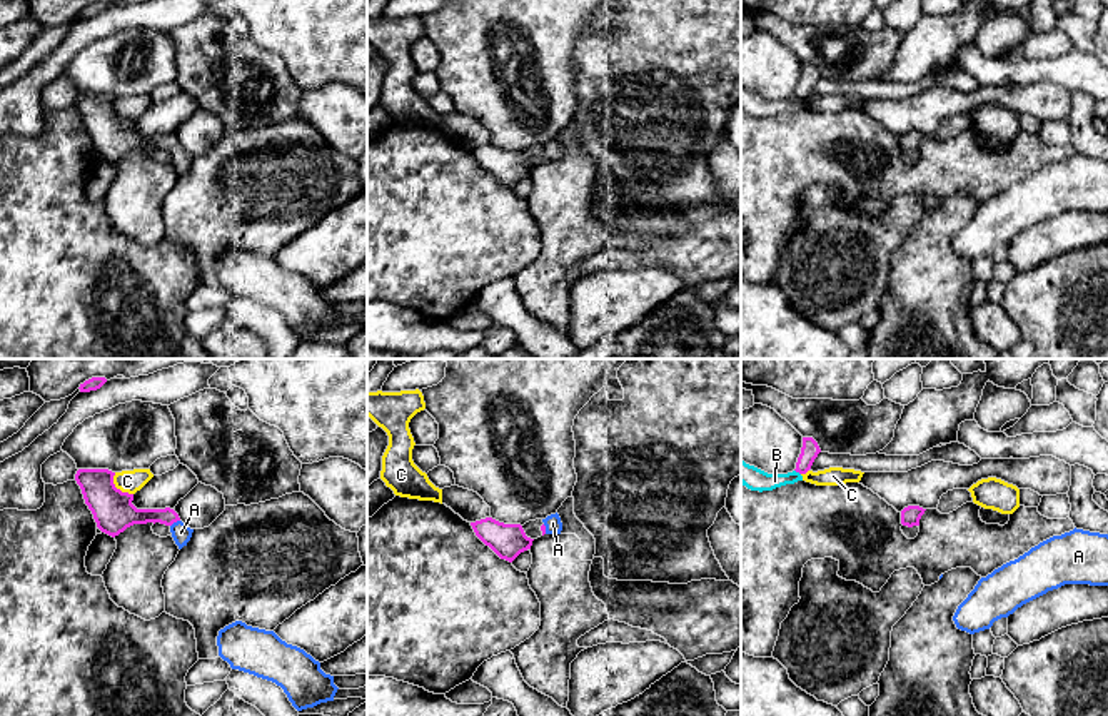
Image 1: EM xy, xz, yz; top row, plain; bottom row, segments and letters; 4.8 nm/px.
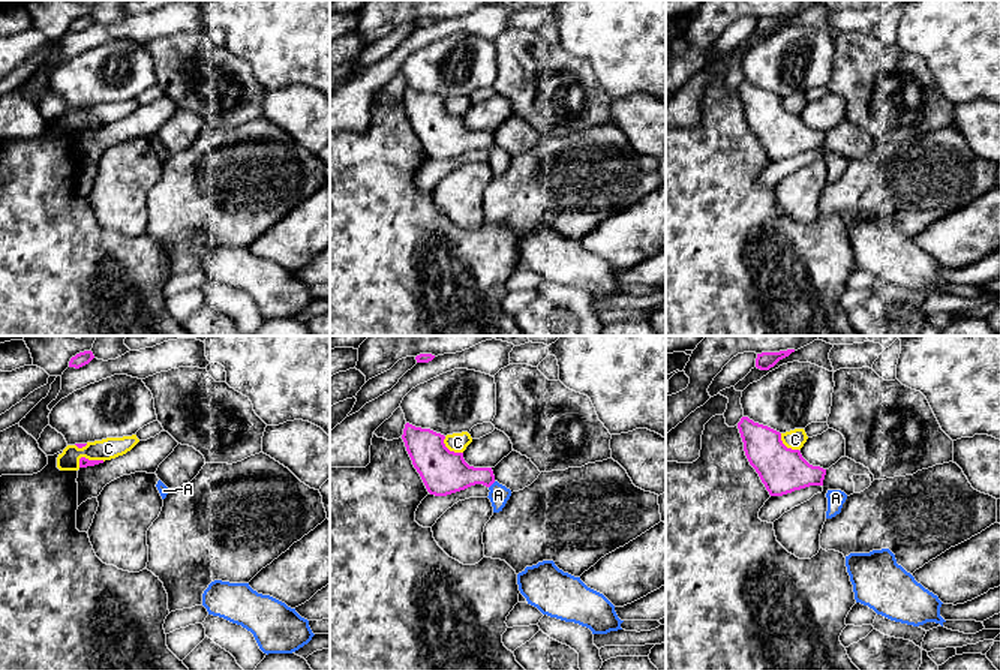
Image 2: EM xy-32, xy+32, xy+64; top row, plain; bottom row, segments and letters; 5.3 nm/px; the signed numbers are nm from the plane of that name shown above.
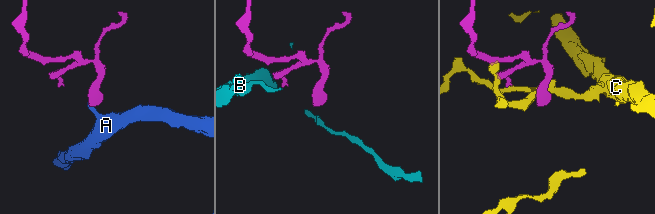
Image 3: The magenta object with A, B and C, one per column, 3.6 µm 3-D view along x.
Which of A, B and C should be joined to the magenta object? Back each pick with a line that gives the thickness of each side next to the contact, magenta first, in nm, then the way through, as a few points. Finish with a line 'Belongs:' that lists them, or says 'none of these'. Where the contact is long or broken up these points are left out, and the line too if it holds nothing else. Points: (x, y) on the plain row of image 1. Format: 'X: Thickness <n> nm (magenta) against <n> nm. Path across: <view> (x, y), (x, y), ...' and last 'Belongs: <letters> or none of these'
A: Thickness 130 nm (magenta) against 90 nm. Path across: xy (124, 141), (174, 147), (181, 159)
Belongs: A

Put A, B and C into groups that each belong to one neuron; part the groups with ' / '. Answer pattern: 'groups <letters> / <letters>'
groups A / B / C

